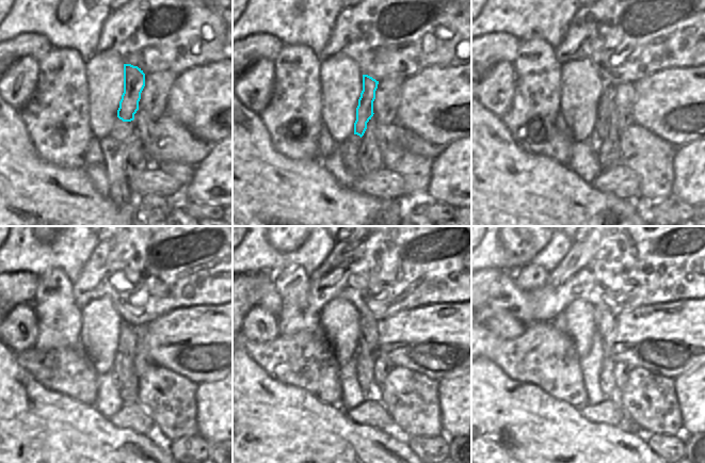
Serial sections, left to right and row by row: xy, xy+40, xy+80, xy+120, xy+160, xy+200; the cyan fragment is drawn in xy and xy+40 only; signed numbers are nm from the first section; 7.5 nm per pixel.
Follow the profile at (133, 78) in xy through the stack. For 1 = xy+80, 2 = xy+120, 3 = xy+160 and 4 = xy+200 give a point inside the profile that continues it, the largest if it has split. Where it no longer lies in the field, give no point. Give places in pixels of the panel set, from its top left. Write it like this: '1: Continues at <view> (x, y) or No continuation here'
1: Continues at xy+80 (607, 97)
2: Continues at xy+120 (131, 358)
3: Continues at xy+160 (369, 380)
4: Continues at xy+200 (608, 387)

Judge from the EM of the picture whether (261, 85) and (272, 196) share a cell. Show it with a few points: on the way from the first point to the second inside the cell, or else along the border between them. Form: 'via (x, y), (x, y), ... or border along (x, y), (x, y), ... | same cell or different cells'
border along (243, 105), (259, 115) | different cells

